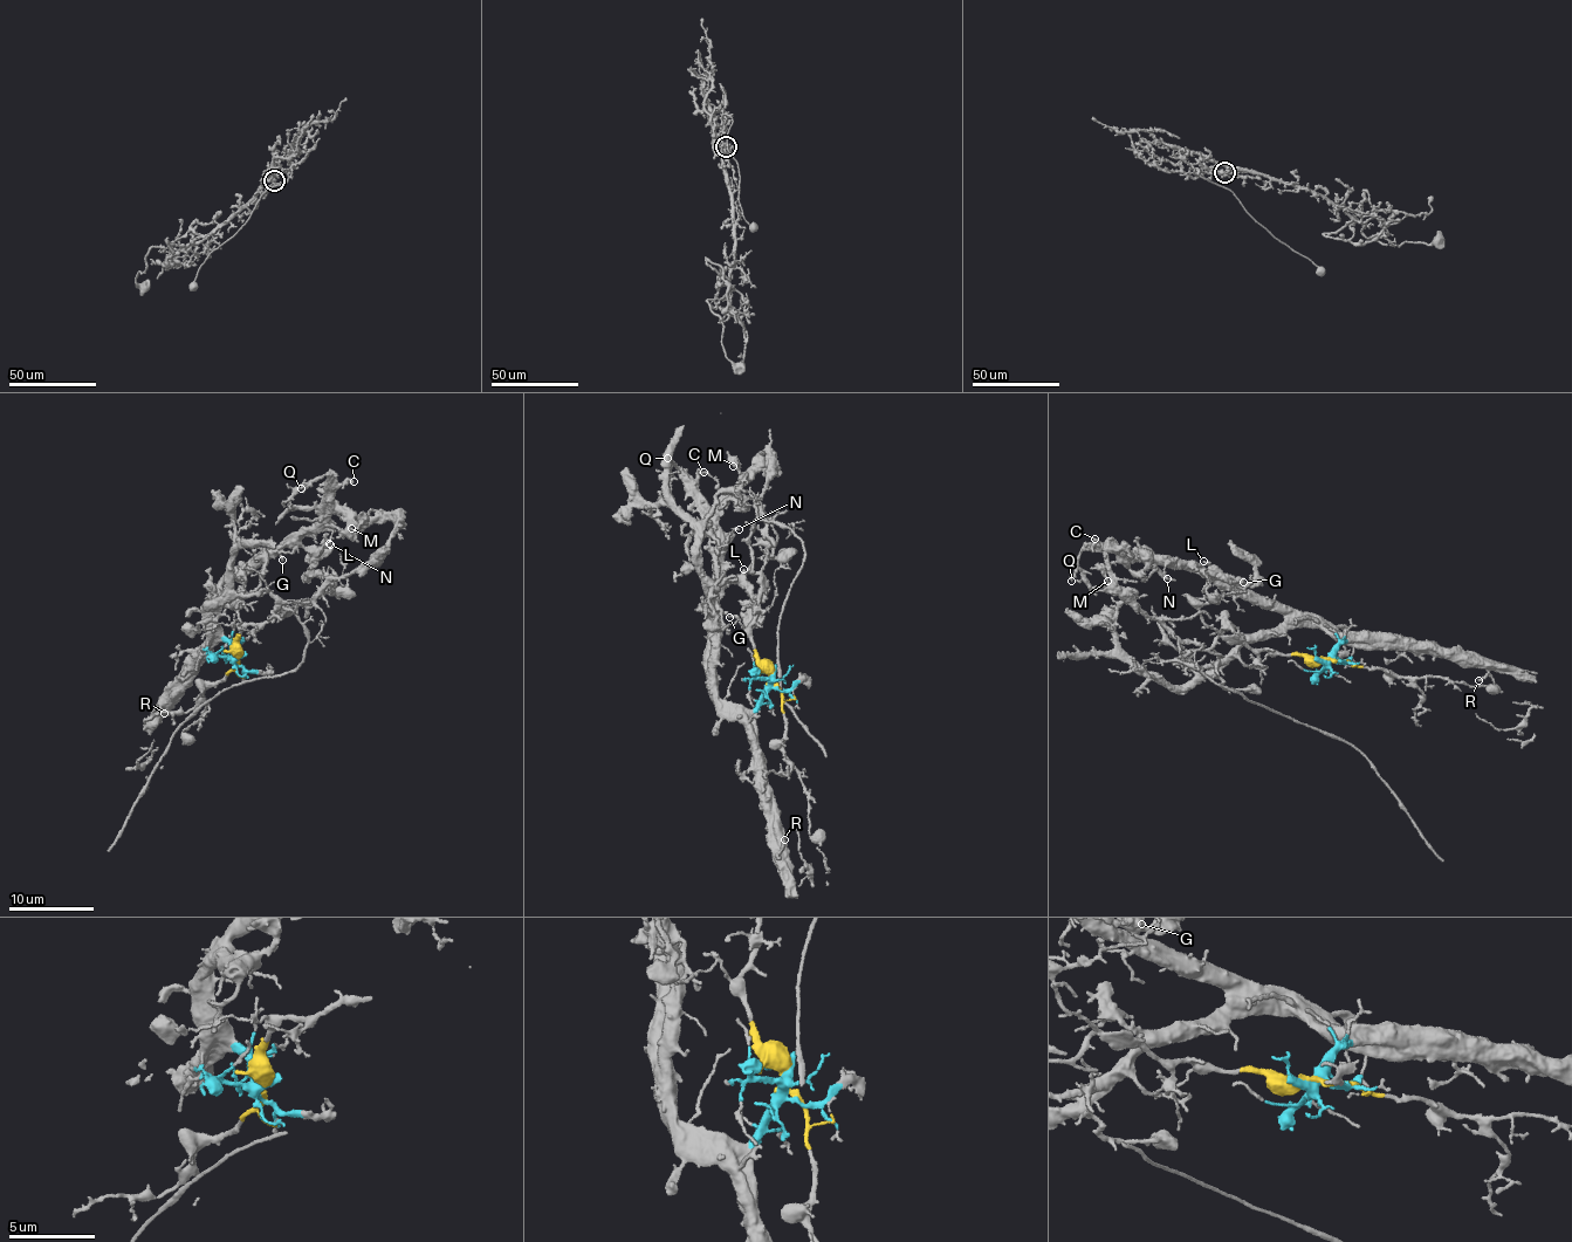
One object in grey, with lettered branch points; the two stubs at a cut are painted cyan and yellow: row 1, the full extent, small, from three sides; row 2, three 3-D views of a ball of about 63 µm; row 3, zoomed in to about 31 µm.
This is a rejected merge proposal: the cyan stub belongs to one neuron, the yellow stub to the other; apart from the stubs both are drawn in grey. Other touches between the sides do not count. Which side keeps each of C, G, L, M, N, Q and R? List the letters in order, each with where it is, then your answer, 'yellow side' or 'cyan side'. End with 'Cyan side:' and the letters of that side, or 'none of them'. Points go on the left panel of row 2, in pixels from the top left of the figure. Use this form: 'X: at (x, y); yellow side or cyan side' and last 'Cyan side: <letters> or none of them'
C: at (354, 481); cyan side
G: at (282, 560); cyan side
L: at (329, 543); cyan side
M: at (351, 528); cyan side
N: at (330, 544); cyan side
Q: at (301, 488); cyan side
R: at (164, 713); cyan side
Cyan side: C, G, L, M, N, Q, R

